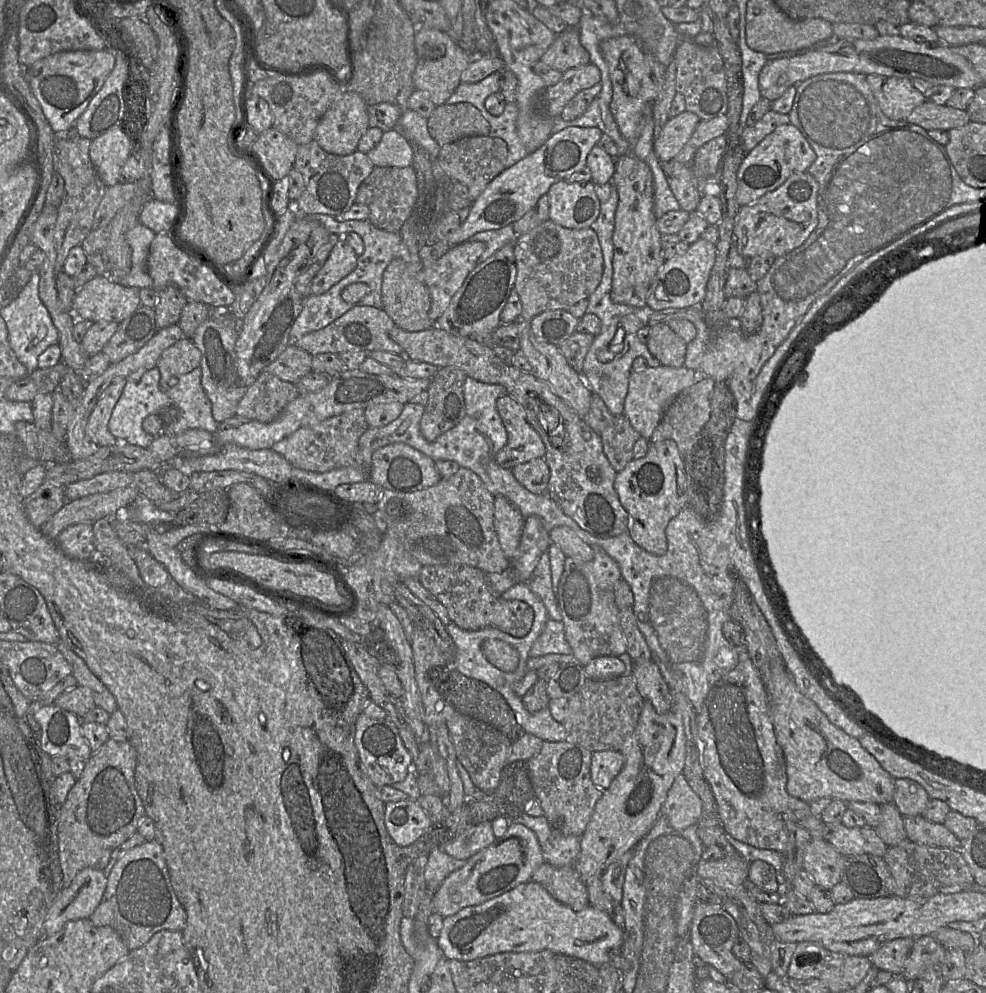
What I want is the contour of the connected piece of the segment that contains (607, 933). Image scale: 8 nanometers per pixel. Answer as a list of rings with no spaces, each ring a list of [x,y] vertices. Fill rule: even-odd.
[[[532,880],[484,903],[465,907],[456,914],[445,917],[437,938],[437,944],[446,959],[470,961],[503,952],[550,950],[554,954],[578,958],[596,966],[610,963],[627,972],[630,963],[621,954],[622,943],[623,929],[607,913],[590,905],[581,911],[575,911],[553,898],[541,884]]]

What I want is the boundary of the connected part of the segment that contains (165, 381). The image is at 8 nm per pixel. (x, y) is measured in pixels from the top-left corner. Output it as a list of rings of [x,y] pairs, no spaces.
[[[184,336],[165,349],[157,363],[160,372],[159,388],[166,392],[175,386],[182,375],[200,367],[201,352],[191,338]]]

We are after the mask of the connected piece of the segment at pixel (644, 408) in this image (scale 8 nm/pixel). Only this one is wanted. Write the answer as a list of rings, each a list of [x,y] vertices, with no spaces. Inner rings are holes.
[[[659,365],[656,368],[646,367],[641,371],[632,370],[624,402],[624,415],[643,438],[650,440],[671,402],[680,392],[698,381],[701,375],[704,374],[684,366],[675,368]]]

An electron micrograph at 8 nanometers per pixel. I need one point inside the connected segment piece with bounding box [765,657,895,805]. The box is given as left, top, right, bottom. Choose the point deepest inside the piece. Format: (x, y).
(822, 761)

